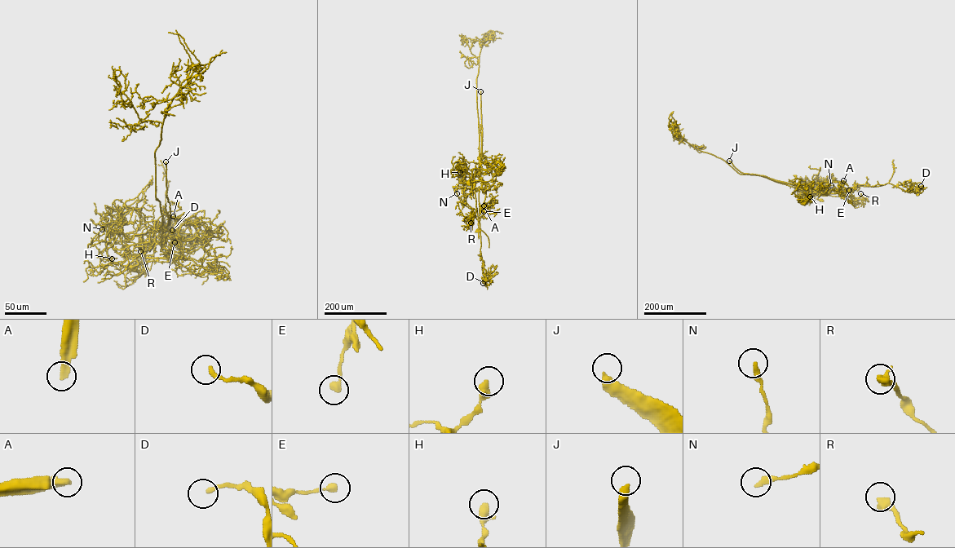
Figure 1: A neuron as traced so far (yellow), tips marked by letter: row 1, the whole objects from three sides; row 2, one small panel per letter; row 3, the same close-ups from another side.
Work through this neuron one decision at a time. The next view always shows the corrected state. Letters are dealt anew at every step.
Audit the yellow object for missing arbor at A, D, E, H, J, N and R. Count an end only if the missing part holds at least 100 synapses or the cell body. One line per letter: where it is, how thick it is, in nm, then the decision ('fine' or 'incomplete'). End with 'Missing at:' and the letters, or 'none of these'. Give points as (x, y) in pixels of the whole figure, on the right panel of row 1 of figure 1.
A: place (843, 180); calibre 380 nm; incomplete
D: place (921, 186); calibre 200 nm; fine
E: place (849, 190); calibre 320 nm; fine
H: place (810, 196); calibre 440 nm; fine
J: place (729, 161); calibre 420 nm; incomplete
N: place (831, 185); calibre 320 nm; fine
R: place (860, 193); calibre 400 nm; fine
Missing at: A, J

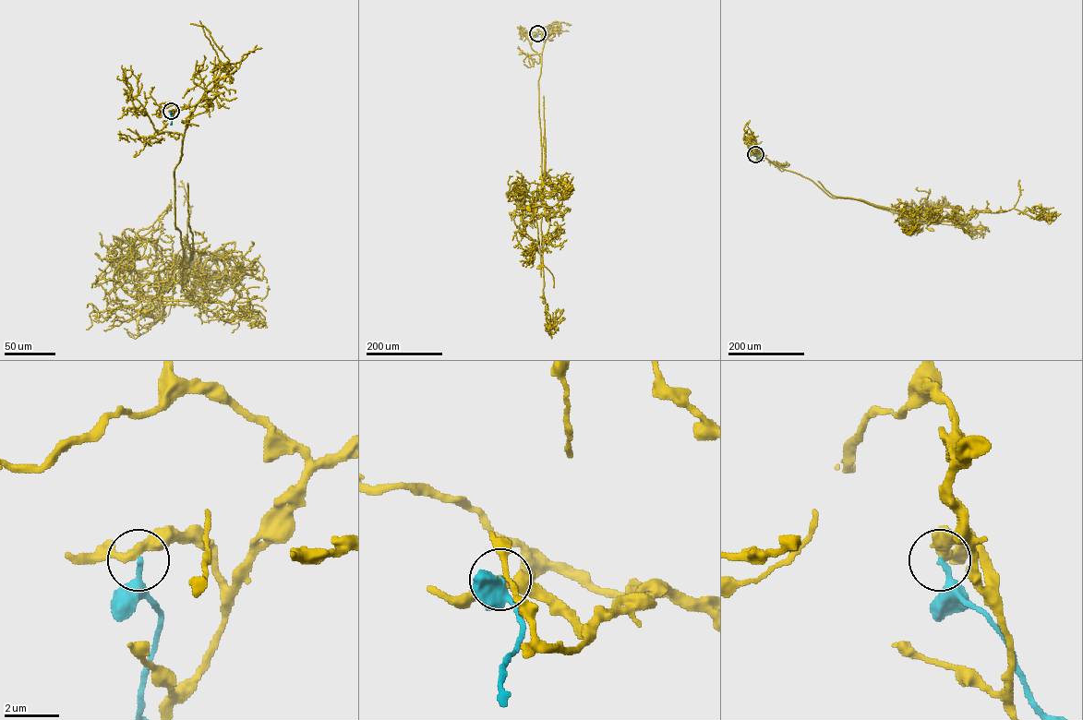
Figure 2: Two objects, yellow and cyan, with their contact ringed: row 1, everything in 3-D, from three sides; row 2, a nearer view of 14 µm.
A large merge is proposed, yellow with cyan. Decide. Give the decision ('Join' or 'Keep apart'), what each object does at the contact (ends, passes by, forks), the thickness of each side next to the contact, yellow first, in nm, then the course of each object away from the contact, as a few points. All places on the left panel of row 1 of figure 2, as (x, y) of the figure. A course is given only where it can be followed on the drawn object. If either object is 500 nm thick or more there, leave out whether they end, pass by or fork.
Keep apart. At the ring yellow passes by. At the ring cyan ends. Thickness 360 nm (yellow) against 200 nm. Course of yellow: (171, 111), (195, 105), (174, 171), (174, 225), (182, 288), (198, 277), (207, 296), (154, 300), (145, 311). Course of cyan: (171, 111), (170, 125)

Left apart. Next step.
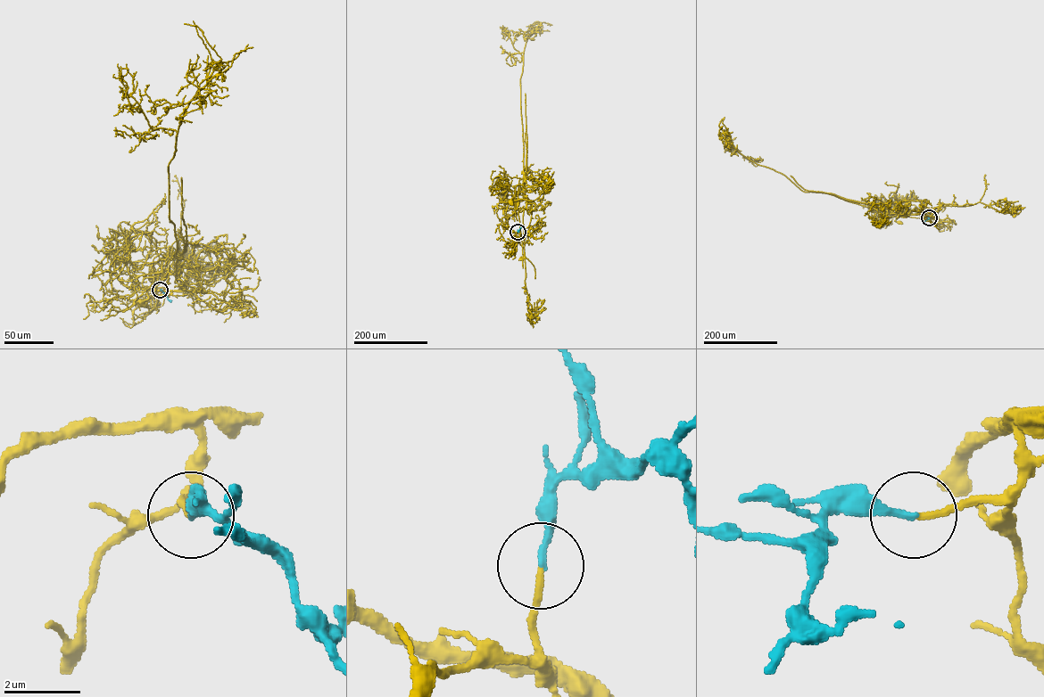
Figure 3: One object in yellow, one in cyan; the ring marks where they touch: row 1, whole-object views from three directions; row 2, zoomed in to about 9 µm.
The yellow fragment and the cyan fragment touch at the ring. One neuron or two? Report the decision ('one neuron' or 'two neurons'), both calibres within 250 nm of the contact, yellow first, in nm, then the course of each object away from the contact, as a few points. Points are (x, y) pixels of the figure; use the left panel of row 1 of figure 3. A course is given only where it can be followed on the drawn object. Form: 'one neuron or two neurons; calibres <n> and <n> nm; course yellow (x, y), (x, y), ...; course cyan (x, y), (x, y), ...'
one neuron; calibres 150 and 180 nm; course yellow (160, 290), (166, 288), (167, 270), (160, 282), (155, 276), (144, 278), (142, 285), (148, 291), (140, 301); course cyan (160, 290), (171, 300)

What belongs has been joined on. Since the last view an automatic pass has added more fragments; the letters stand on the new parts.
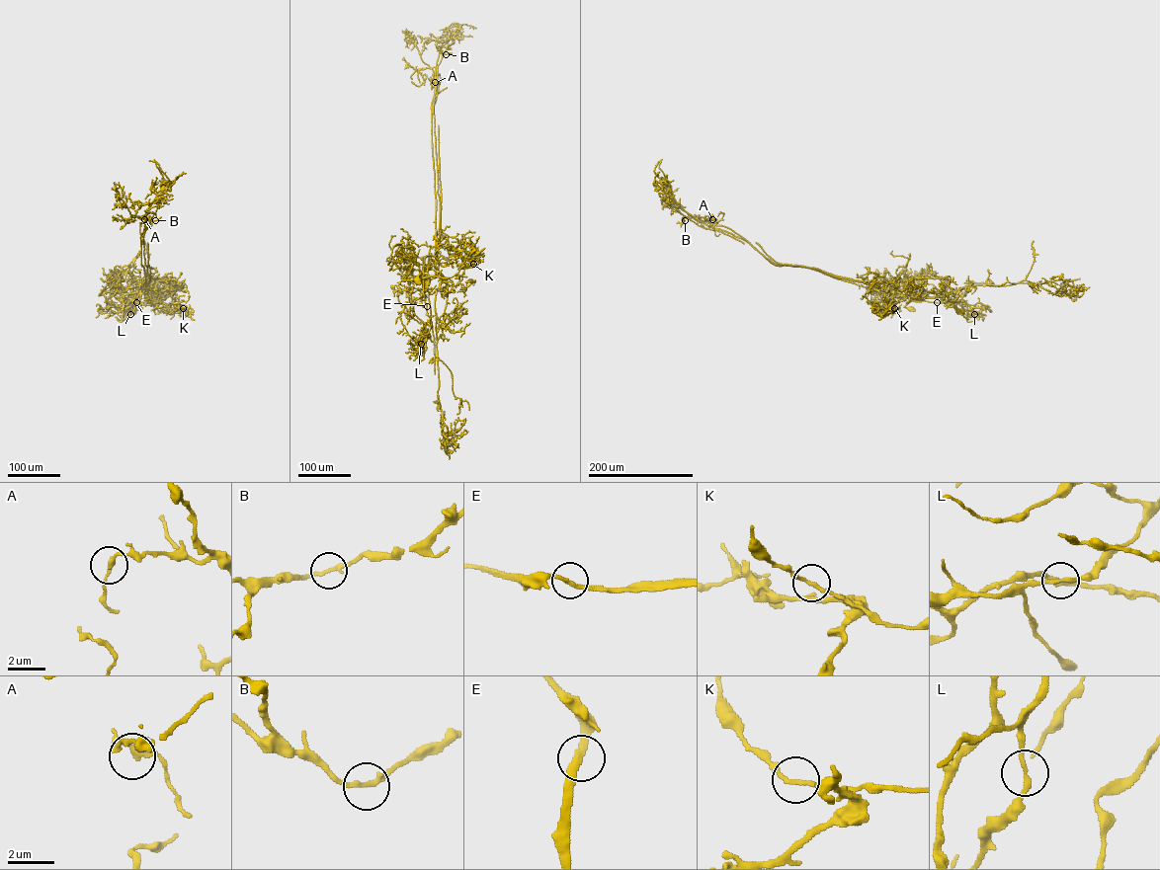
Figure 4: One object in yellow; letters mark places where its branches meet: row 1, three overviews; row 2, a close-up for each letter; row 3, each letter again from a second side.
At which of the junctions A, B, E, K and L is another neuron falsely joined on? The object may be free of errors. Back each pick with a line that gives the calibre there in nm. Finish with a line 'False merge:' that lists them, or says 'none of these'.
K: 180 nm thick
False merge: K

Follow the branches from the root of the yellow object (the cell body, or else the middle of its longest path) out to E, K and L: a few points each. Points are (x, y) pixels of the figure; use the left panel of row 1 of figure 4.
E: (125, 308), (129, 306), (128, 295), (132, 295), (136, 302)
K: (125, 308), (130, 302), (156, 302), (153, 290), (145, 296), (149, 301), (171, 308), (181, 304), (183, 308)
L: (125, 308), (129, 306), (128, 295), (136, 297), (137, 292), (139, 295), (142, 280), (134, 292), (130, 314)

